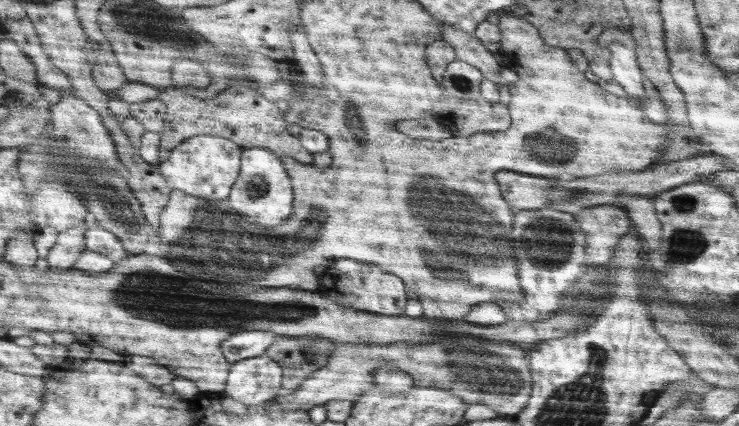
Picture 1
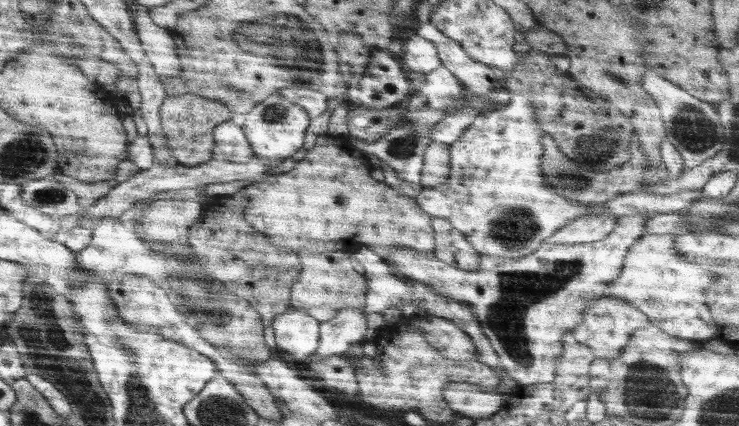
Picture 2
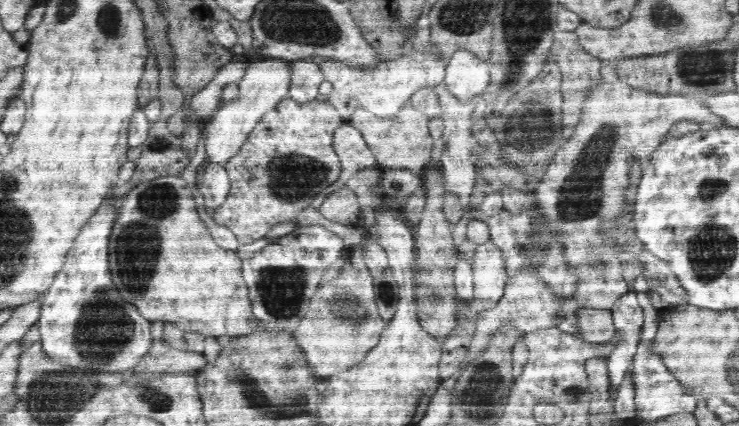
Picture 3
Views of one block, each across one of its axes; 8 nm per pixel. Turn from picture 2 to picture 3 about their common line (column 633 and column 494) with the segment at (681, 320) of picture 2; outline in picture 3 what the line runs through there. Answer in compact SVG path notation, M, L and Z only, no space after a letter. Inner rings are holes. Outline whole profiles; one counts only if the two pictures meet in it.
M486 242L476 248L472 258L472 276L476 308L478 310L492 308L502 298L506 284L510 280L506 275L502 252L492 242Z

